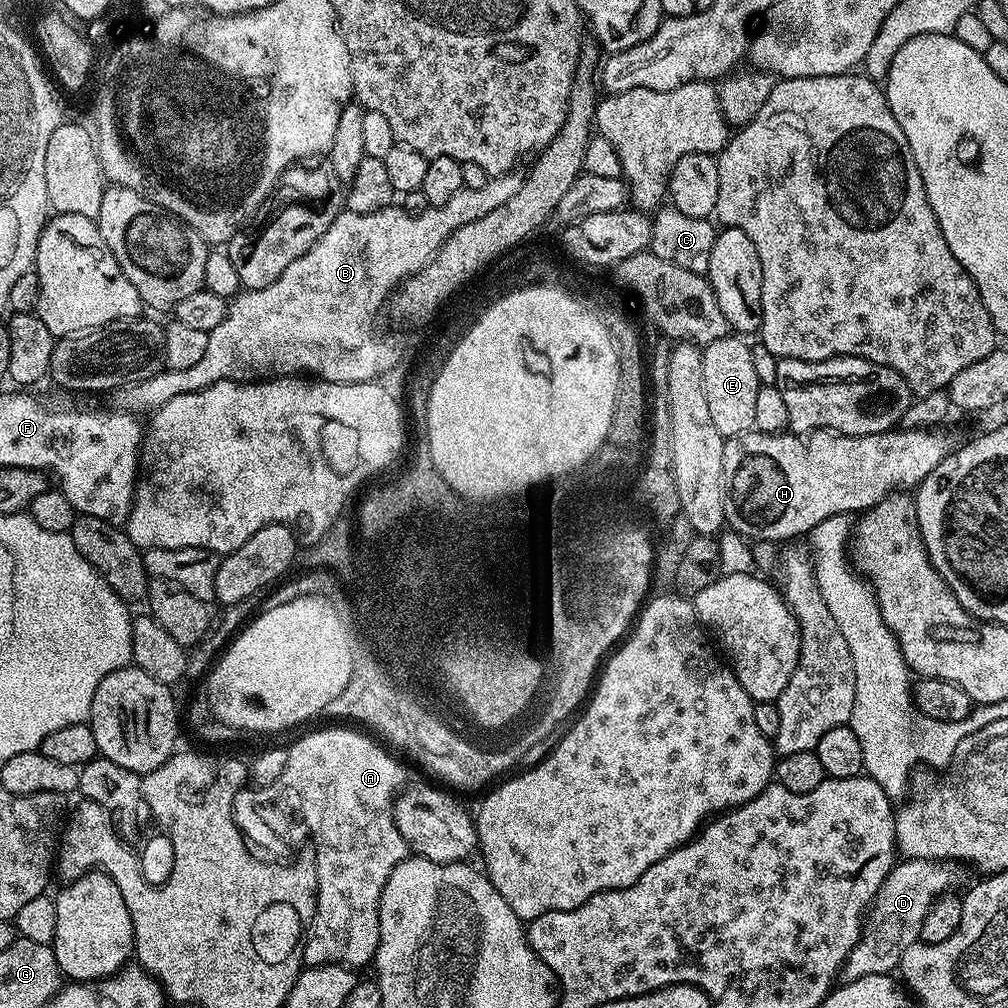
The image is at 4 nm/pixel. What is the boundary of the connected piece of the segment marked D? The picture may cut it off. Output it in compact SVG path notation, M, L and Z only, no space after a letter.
M901 859L878 890L866 920L866 931L843 966L843 979L850 981L870 974L883 976L895 973L902 954L906 954L906 946L920 940L922 922L926 922L926 914L932 903L936 897L945 895L951 889L948 887L956 880L955 870L951 863L943 860Z

